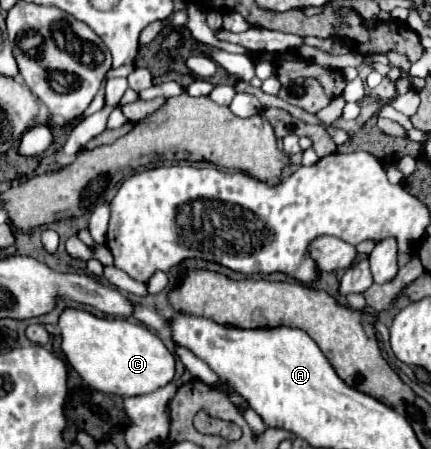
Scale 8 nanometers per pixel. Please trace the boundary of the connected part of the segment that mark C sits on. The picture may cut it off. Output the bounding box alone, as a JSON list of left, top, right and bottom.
[57,307,175,397]

